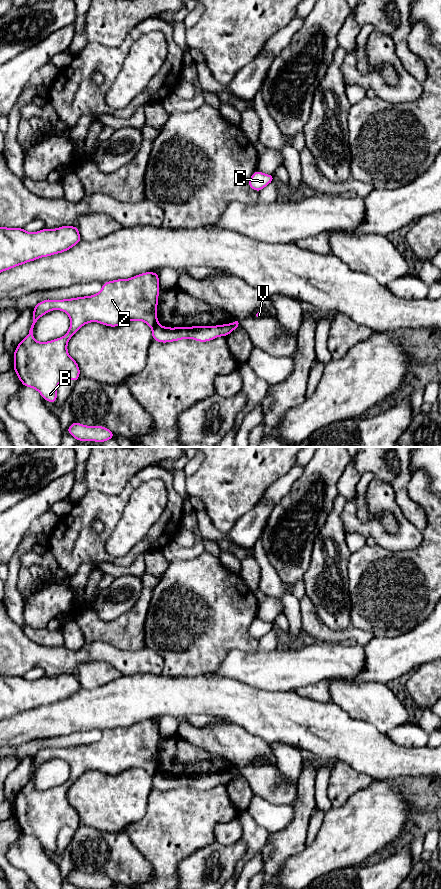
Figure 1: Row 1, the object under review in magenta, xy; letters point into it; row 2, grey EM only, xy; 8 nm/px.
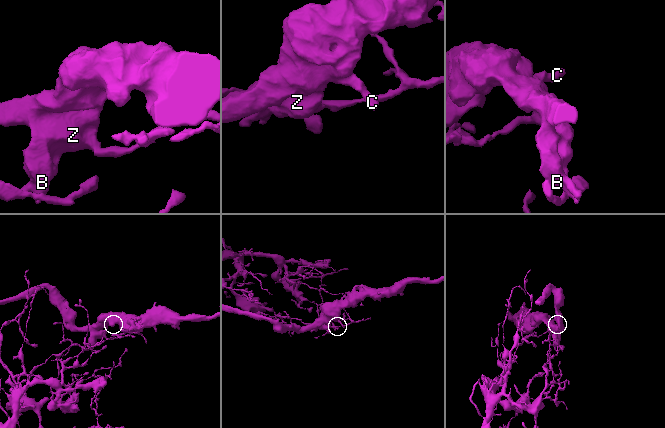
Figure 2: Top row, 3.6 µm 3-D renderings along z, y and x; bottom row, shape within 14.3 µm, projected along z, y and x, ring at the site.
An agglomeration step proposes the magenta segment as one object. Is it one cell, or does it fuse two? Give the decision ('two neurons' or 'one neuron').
two neurons

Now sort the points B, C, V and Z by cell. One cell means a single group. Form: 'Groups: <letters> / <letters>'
Groups: B C Z / V

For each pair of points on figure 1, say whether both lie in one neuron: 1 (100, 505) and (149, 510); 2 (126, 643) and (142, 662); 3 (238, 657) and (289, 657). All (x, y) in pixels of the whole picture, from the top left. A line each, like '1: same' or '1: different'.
1: different
2: different
3: same

